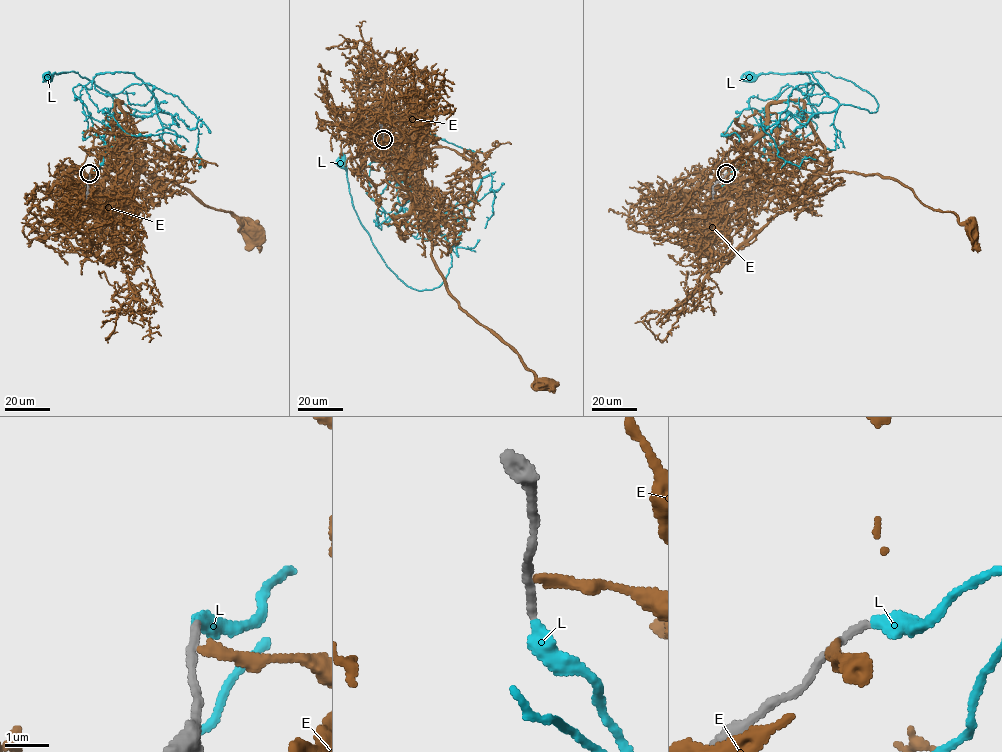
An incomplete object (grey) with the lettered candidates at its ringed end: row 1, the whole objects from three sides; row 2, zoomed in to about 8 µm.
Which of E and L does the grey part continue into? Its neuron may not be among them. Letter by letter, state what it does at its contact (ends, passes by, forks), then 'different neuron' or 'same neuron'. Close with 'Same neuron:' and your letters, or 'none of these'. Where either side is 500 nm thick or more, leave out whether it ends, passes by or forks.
E: it ends; different neuron
L: it ends; same neuron
Same neuron: L

